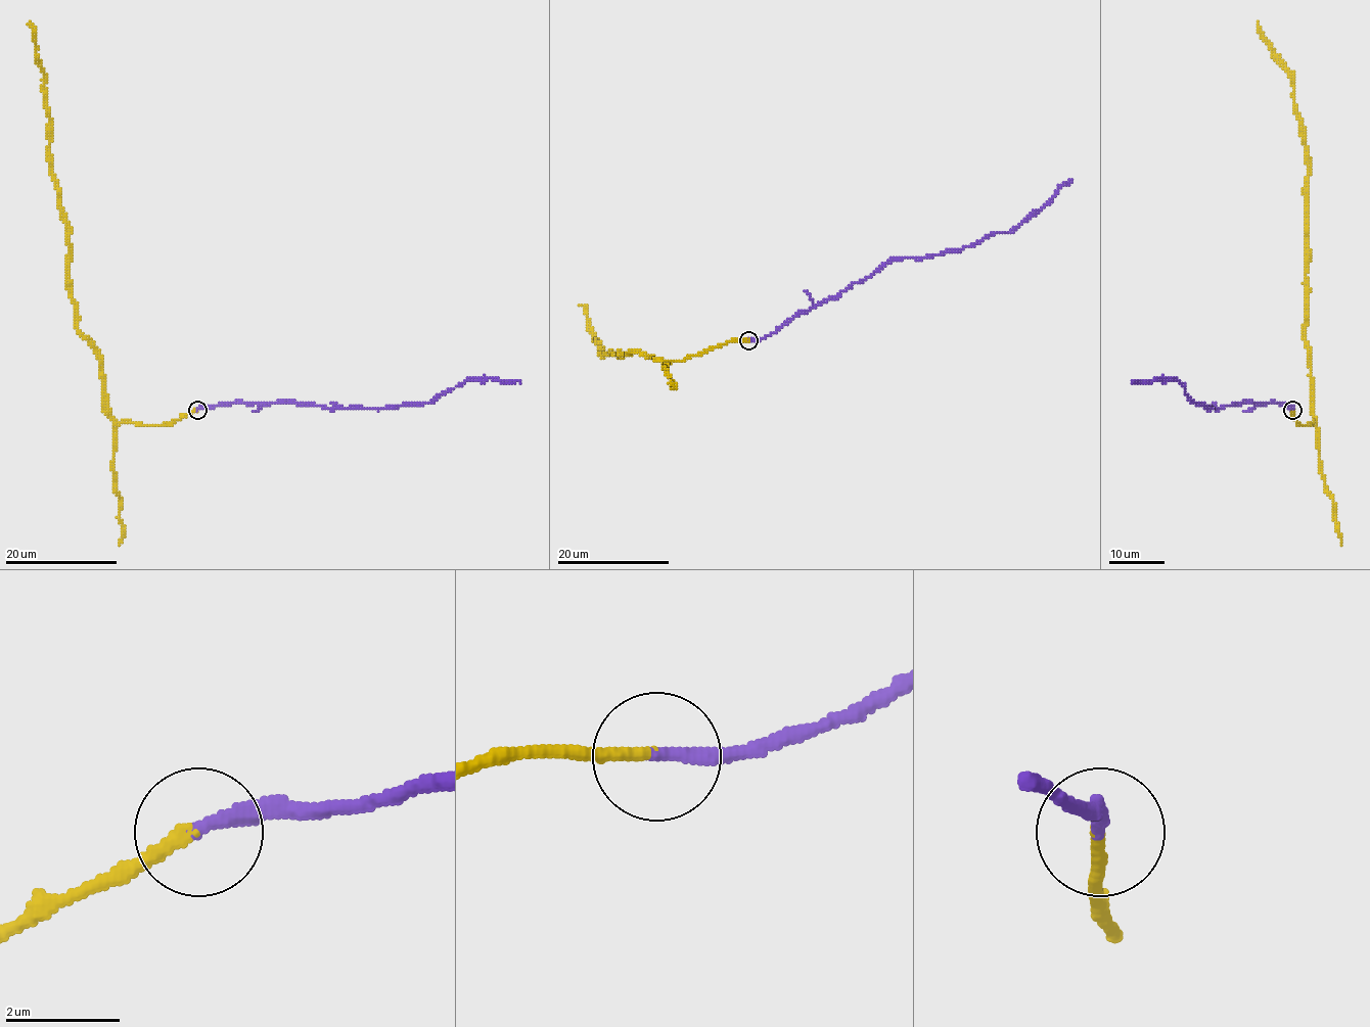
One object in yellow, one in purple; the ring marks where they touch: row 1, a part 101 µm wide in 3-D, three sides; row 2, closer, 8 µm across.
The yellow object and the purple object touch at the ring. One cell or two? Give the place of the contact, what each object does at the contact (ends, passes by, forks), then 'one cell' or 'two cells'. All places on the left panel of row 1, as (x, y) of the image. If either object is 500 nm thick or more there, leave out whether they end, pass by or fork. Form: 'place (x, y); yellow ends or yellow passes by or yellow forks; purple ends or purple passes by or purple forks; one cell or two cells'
place (197, 410); yellow ends; purple ends; one cell

